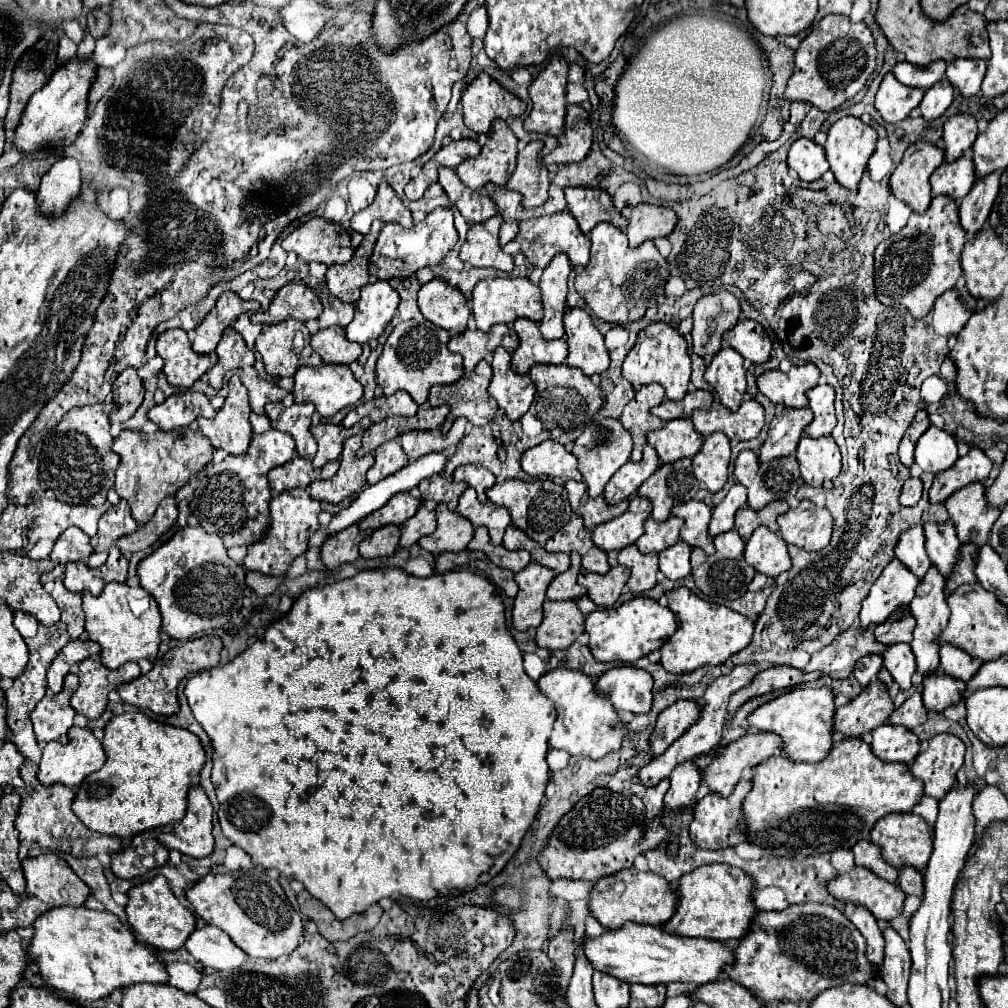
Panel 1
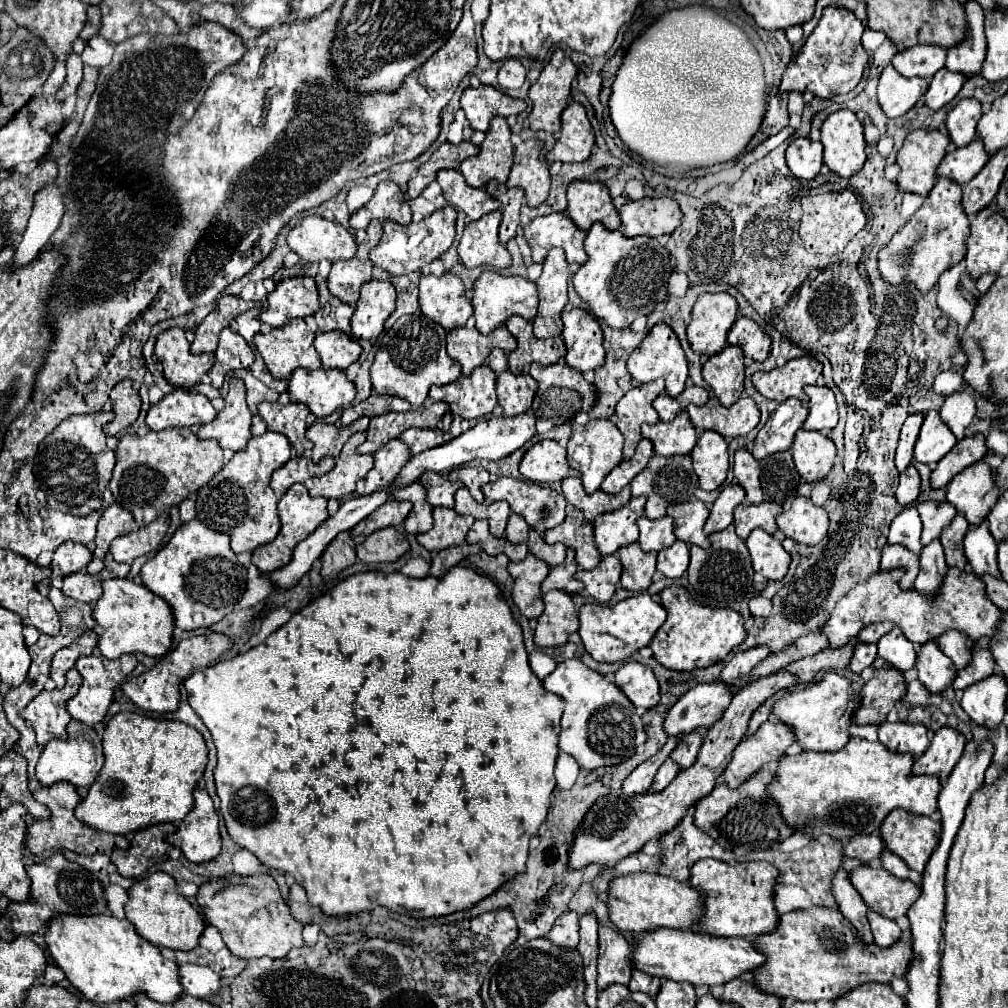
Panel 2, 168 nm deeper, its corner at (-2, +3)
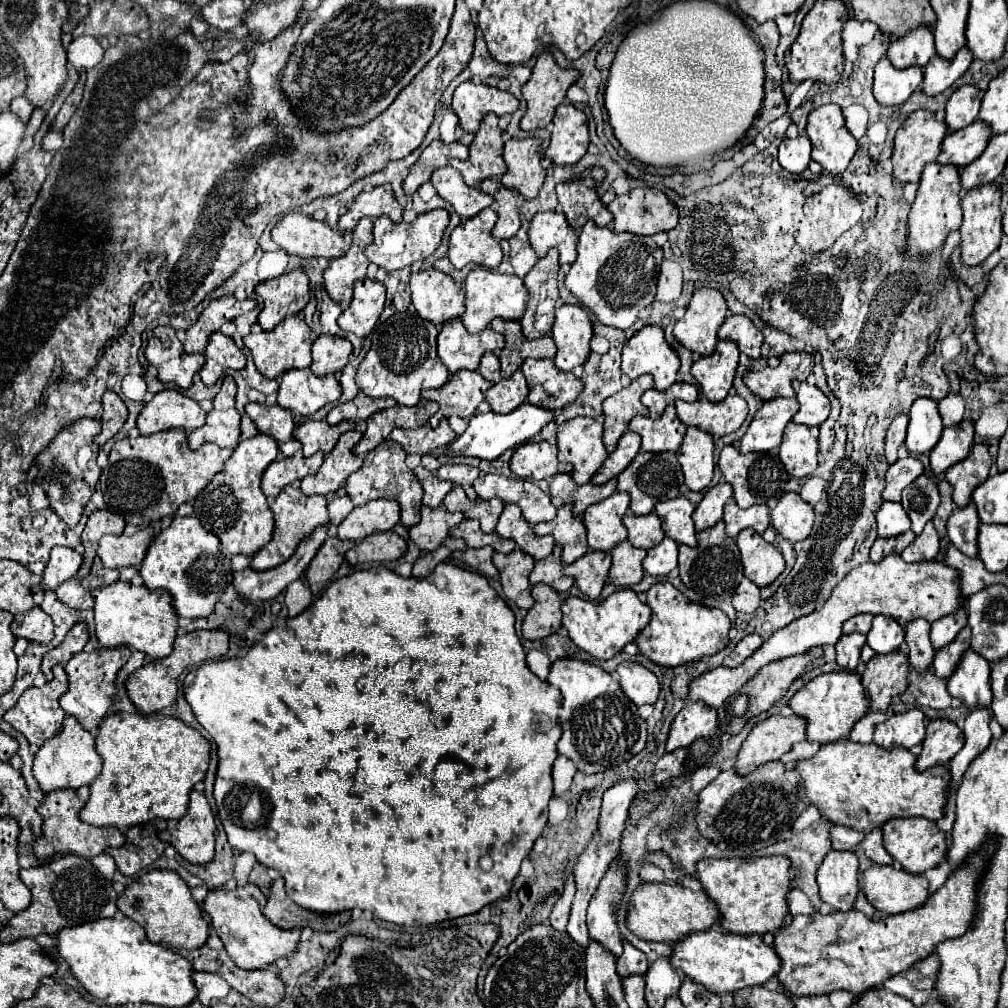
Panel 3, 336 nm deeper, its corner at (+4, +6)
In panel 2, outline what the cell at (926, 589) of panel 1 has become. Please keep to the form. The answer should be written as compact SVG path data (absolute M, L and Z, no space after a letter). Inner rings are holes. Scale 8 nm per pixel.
M931 541L927 547L923 547L919 561L921 561L921 565L919 565L919 575L915 579L915 589L921 595L933 599L933 597L939 595L939 587L943 585L943 579L945 579L945 573L947 573L941 543Z

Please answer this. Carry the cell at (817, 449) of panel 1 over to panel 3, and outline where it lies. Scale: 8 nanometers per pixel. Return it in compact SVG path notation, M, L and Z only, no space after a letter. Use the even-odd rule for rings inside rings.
M789 422L783 432L779 458L793 478L811 476L817 468L817 440L811 436L807 426Z

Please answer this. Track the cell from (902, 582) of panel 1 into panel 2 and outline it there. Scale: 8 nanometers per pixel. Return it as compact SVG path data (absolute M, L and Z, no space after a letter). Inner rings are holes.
M885 545L883 549L883 559L881 559L881 571L893 571L893 569L905 569L903 577L899 579L901 589L911 589L913 581L919 573L919 557L909 553L907 549L901 549L901 545Z

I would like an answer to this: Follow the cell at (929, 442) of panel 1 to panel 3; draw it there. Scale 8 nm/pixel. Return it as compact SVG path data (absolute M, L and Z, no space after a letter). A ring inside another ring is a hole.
M917 398L909 410L909 426L905 446L913 454L929 454L943 432L937 402L931 398Z

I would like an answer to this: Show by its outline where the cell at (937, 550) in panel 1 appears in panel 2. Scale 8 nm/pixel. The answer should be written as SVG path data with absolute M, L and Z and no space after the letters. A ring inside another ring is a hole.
M925 501L925 503L917 505L917 511L919 511L921 521L923 521L923 535L921 535L923 545L929 545L931 541L939 539L943 529L949 527L957 515L953 505L949 505L947 501L943 501L943 503Z

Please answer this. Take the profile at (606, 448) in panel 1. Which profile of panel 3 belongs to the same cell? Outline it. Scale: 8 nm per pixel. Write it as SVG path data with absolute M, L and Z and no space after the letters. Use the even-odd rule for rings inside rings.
M573 418L557 430L559 462L573 464L571 476L577 484L587 484L609 456L601 440L601 424L601 418Z

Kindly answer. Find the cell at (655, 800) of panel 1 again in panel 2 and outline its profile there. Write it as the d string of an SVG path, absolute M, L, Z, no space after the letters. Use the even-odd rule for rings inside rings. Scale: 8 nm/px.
M669 759L669 761L665 761L665 765L661 765L661 769L657 771L657 777L655 777L655 781L653 781L653 785L651 785L651 793L659 793L659 791L663 791L675 777L677 777L677 773L679 773L679 769L677 769L677 765Z

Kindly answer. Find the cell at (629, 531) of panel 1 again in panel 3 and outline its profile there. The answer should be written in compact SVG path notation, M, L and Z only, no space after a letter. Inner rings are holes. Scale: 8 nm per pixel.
M615 492L609 498L589 506L583 514L583 524L587 528L587 544L591 550L607 552L619 542L627 540L627 530L621 522L629 508L629 498L623 492Z

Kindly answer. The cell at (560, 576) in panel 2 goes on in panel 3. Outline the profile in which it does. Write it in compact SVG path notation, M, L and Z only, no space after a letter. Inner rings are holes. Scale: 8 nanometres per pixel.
M557 544L547 558L535 562L535 568L529 576L529 582L531 584L539 584L539 582L553 584L555 580L559 580L563 576L561 570L563 570L563 566L561 566L561 546Z

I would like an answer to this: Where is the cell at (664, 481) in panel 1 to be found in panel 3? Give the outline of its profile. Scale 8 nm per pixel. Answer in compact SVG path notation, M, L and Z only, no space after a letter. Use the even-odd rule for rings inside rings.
M639 450L639 454L633 458L633 462L617 476L617 482L619 482L617 484L619 492L627 492L631 496L631 506L629 506L631 512L635 516L645 516L653 510L655 502L669 500L669 498L675 498L681 494L683 472L681 472L681 466L673 452L653 454L653 452Z

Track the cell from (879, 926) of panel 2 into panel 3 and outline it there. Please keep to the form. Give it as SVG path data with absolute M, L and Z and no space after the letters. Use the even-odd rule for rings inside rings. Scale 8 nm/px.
M859 890L859 894L857 894L857 900L855 900L855 910L859 910L859 912L863 912L865 916L875 916L875 908L869 904L869 900L867 900L867 896L863 894L863 890Z

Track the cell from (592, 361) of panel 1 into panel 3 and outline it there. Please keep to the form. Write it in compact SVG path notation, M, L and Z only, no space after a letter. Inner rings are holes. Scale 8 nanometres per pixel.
M563 304L555 312L553 342L557 346L555 366L559 370L573 370L585 364L589 356L589 340L593 336L593 326L587 312L581 306Z

